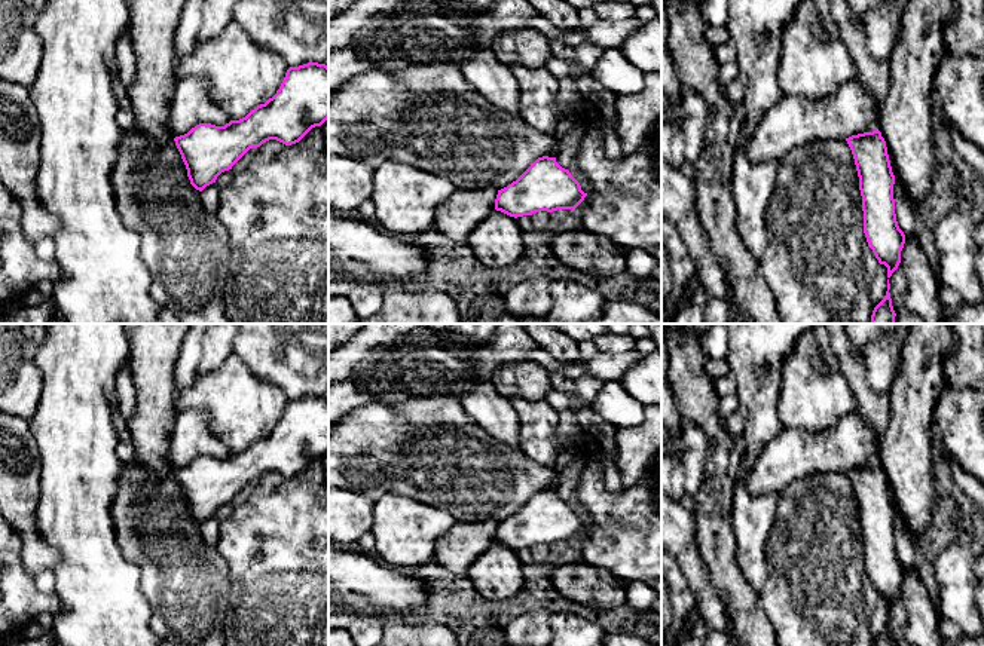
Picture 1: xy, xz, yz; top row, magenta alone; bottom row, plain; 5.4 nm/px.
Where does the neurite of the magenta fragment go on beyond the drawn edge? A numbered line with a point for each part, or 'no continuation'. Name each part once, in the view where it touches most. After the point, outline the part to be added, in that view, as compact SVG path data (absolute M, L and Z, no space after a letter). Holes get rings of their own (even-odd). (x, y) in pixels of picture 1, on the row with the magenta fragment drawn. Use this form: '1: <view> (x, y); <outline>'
no continuation

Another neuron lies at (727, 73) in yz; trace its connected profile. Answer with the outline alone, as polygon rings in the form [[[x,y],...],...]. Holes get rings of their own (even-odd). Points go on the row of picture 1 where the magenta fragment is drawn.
[[[736,62],[719,65],[718,79],[724,86],[733,82],[739,74],[740,73],[739,73],[739,67]]]

